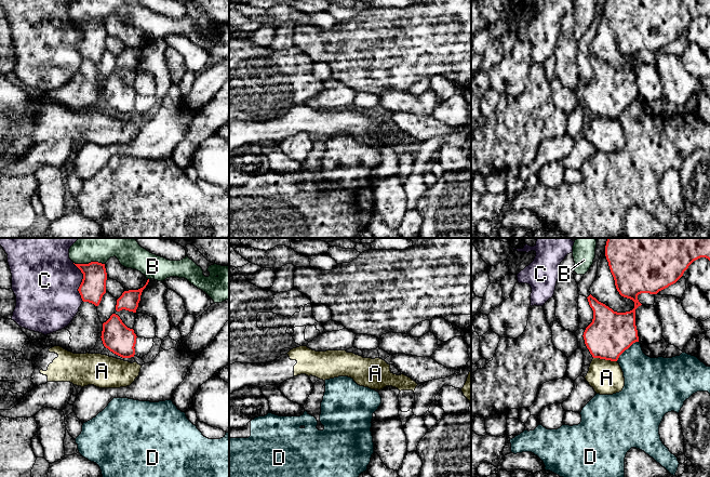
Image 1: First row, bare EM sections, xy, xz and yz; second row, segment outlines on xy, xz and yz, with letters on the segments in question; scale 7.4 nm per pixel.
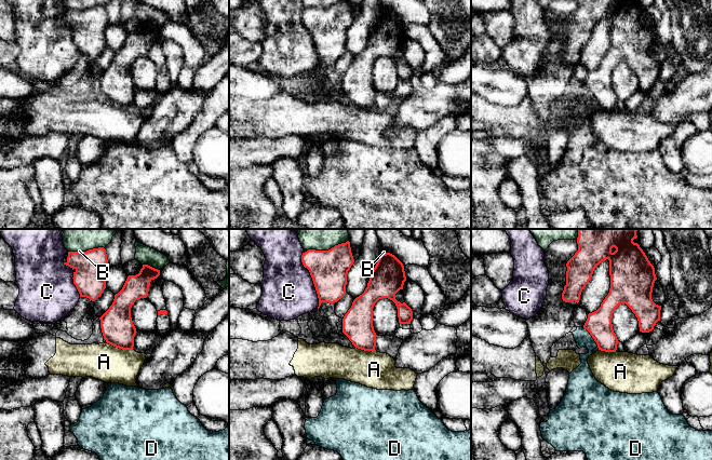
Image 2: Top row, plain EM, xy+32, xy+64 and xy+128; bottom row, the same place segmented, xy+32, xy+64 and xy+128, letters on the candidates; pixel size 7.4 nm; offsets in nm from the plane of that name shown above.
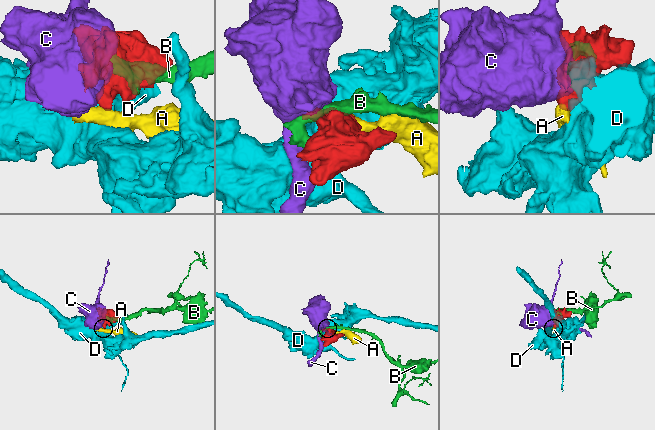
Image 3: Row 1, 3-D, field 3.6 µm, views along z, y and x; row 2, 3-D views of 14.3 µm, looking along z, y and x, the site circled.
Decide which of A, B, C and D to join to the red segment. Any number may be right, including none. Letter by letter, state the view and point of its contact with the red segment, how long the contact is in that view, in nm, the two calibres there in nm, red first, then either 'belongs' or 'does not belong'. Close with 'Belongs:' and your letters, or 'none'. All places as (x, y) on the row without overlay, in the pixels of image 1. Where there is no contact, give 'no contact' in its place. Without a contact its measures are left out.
A: contact yz (605, 117); length 180 nm; calibres 320 and 260 nm; does not belong
B: contact xy (89, 21); length 240 nm; calibres 190 and 160 nm; does not belong
C: contact xy (81, 40); length 300 nm; calibres 190 and 460 nm; does not belong
D: contact yz (626, 106); length 220 nm; calibres 320 and 300 nm; does not belong
Belongs: none

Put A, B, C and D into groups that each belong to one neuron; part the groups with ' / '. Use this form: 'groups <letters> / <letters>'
groups A / B / C / D

